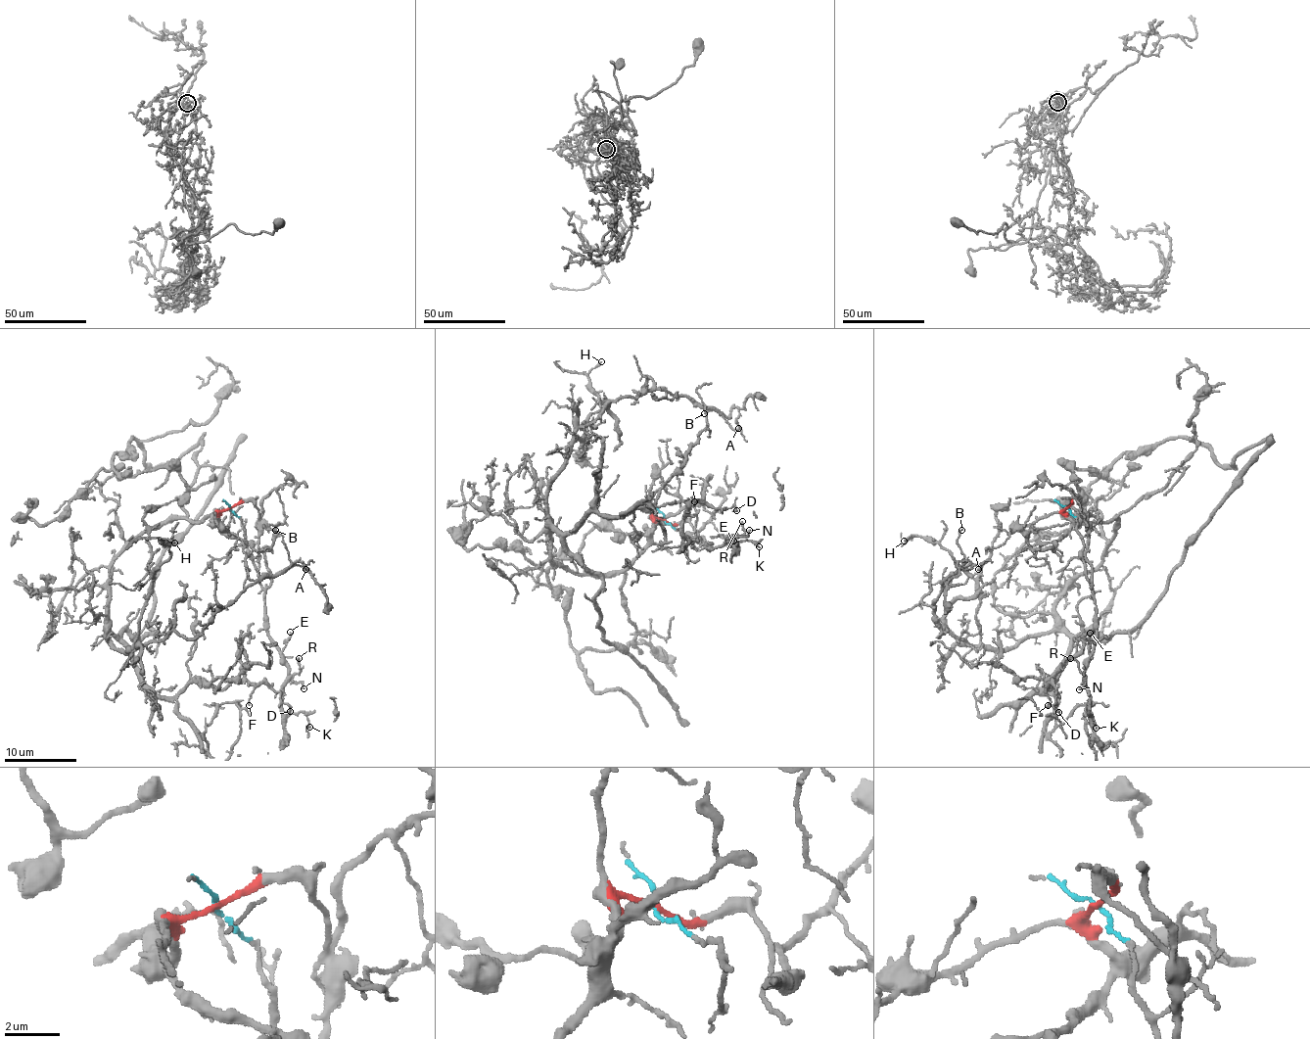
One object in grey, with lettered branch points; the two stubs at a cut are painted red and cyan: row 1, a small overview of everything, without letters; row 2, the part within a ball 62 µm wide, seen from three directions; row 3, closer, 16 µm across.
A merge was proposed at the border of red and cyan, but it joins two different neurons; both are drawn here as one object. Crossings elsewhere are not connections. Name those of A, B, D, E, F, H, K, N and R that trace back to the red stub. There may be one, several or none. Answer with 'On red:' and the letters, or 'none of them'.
On red: A, B, D, F, H

